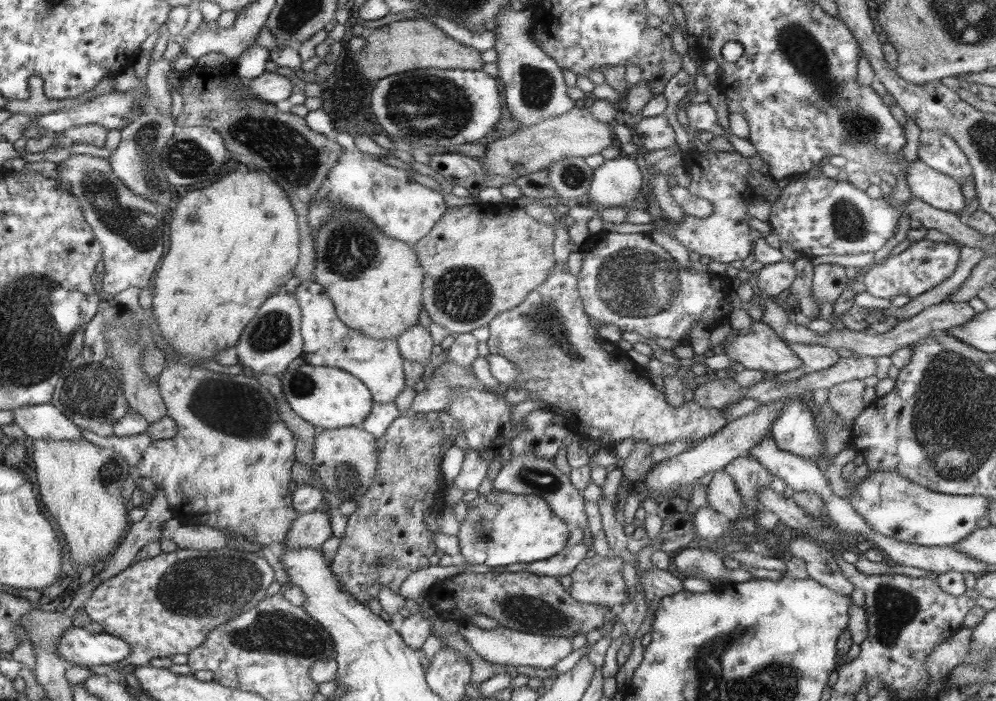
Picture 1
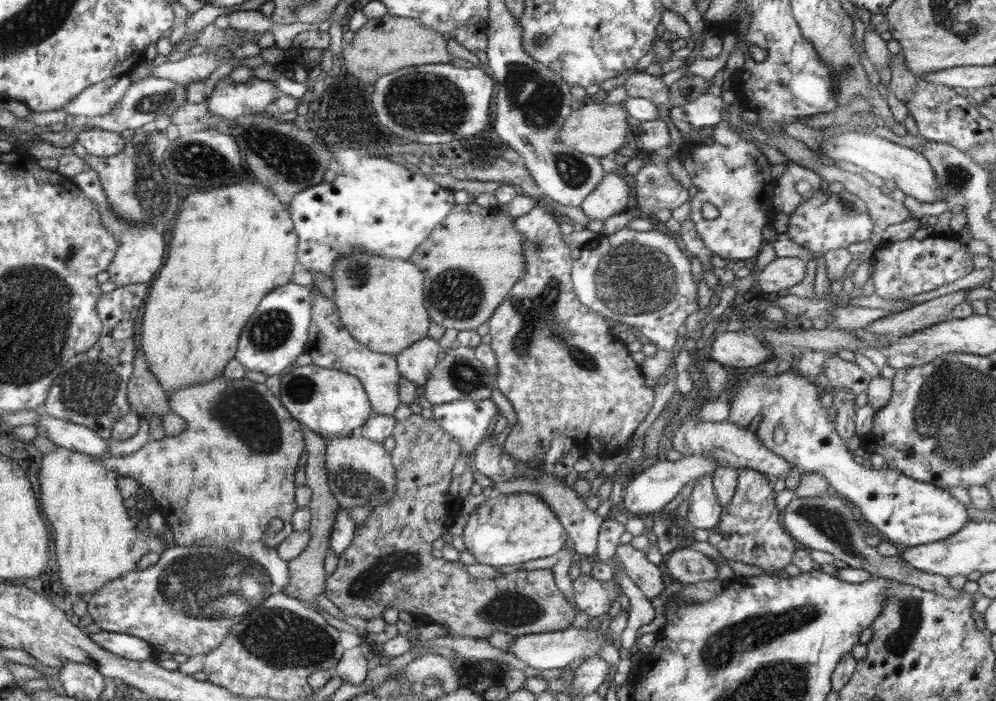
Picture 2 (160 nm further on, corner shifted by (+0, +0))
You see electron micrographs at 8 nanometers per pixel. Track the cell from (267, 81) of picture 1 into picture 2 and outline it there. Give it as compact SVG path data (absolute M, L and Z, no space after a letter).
M253 76L242 83L234 83L227 77L220 79L206 104L214 116L235 120L242 116L262 113L274 102L274 88L271 80Z

